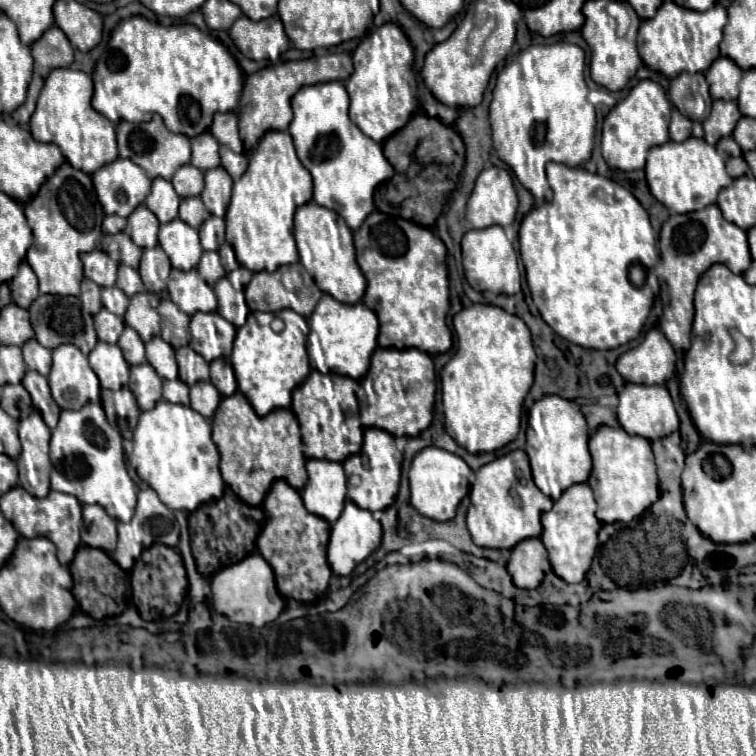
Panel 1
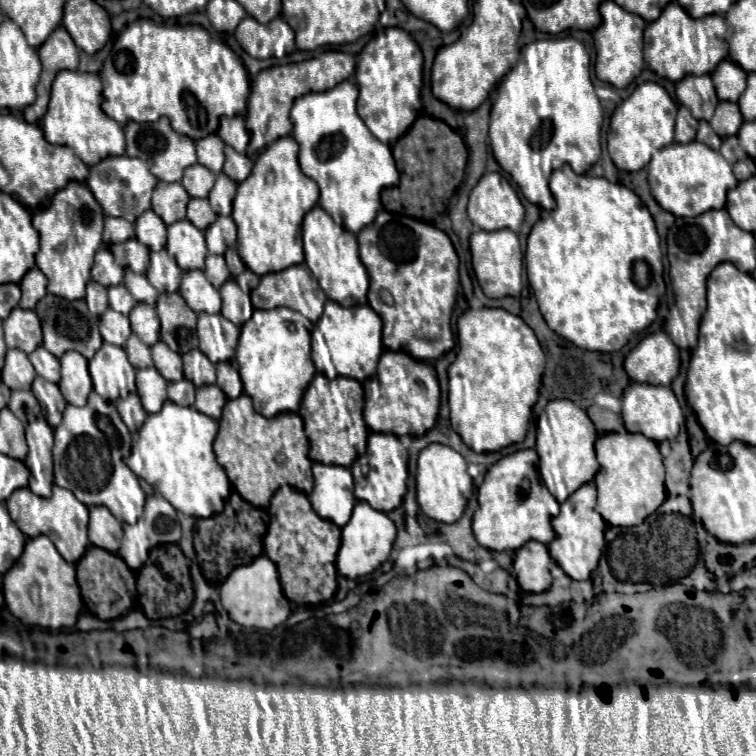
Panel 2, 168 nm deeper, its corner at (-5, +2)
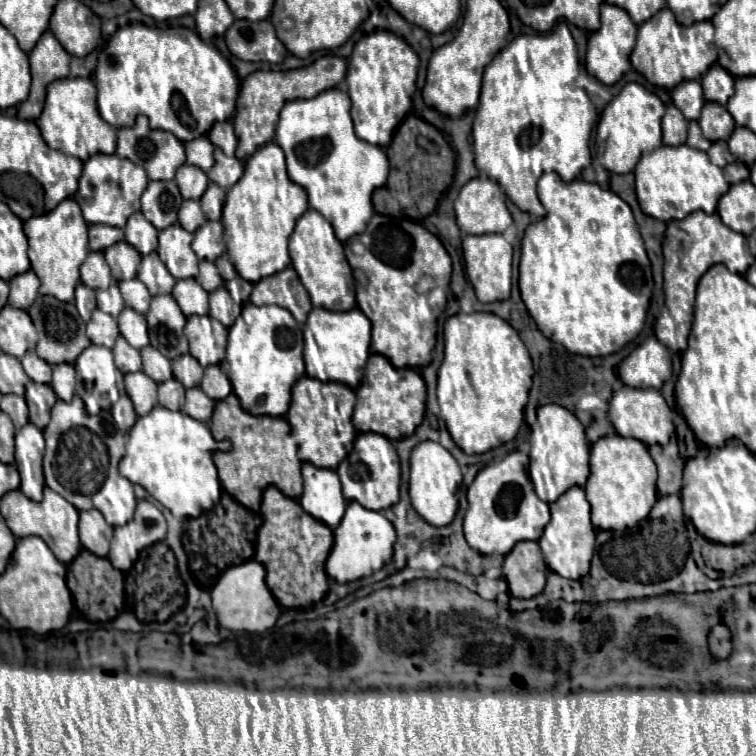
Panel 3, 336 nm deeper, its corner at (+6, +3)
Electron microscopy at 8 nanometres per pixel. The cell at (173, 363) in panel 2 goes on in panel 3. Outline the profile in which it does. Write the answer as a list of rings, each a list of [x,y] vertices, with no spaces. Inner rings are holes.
[[[145,346],[141,350],[141,358],[143,358],[143,372],[149,378],[153,378],[155,382],[165,382],[165,380],[171,380],[173,378],[169,358],[165,358],[153,346]]]

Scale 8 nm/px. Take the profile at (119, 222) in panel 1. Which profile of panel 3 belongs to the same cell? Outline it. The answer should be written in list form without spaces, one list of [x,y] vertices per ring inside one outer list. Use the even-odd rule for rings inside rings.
[[[91,224],[89,226],[89,248],[95,250],[95,252],[105,250],[119,240],[123,240],[123,230],[121,228],[107,226],[107,224]]]

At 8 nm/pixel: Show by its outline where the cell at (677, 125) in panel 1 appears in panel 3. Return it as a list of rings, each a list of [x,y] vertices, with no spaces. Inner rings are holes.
[[[673,104],[667,106],[667,112],[663,116],[663,144],[667,146],[677,146],[685,144],[687,138],[687,120],[681,114],[681,110]]]

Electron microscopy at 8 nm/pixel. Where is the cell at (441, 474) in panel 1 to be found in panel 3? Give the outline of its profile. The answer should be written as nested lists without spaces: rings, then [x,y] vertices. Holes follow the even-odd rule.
[[[425,440],[419,442],[410,456],[409,496],[412,507],[431,526],[447,526],[457,512],[455,492],[461,486],[461,470],[457,460],[441,448],[441,444]]]

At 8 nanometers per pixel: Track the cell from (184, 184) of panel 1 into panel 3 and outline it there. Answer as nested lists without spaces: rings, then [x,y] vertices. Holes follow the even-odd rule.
[[[183,164],[175,174],[175,182],[177,182],[177,186],[181,190],[181,196],[185,200],[187,198],[199,200],[203,196],[203,192],[205,192],[207,184],[209,184],[209,178],[201,168],[191,166],[191,164]]]

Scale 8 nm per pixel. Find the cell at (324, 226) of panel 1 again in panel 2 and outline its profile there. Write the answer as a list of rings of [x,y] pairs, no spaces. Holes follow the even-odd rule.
[[[314,207],[312,211],[306,213],[301,235],[306,265],[312,271],[312,275],[316,277],[316,281],[322,287],[322,291],[326,293],[326,297],[344,307],[366,305],[368,303],[366,293],[368,293],[370,281],[368,281],[368,273],[358,255],[356,235],[352,235],[344,227],[336,225],[322,207]]]

